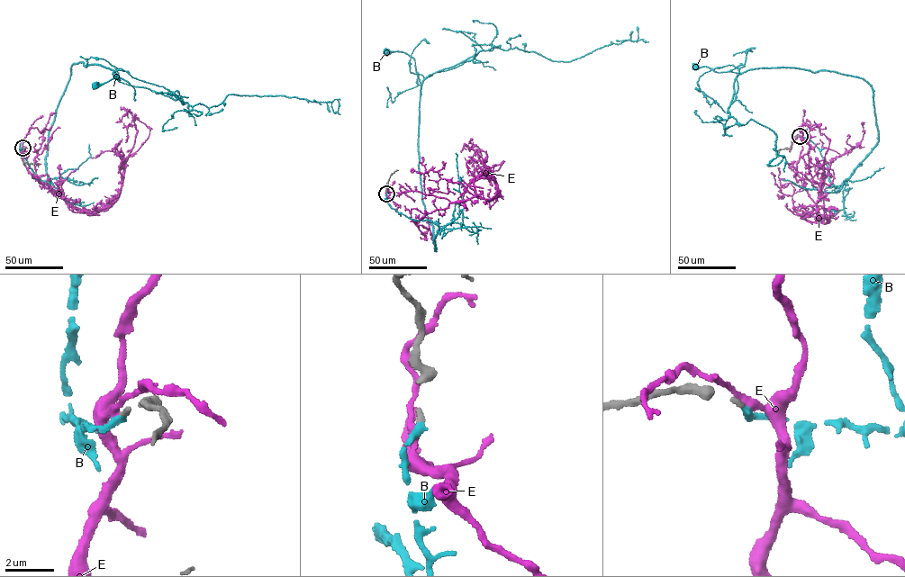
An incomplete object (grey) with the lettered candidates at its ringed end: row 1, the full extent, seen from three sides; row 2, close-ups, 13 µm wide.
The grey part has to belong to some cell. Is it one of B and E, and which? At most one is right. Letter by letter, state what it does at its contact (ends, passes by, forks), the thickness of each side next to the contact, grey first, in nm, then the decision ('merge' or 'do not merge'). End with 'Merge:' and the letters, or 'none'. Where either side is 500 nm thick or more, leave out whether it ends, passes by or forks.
B: it ends; calibres 180 and 320 nm; merge
E: it passes by; calibres 180 and 280 nm; do not merge
Merge: B

